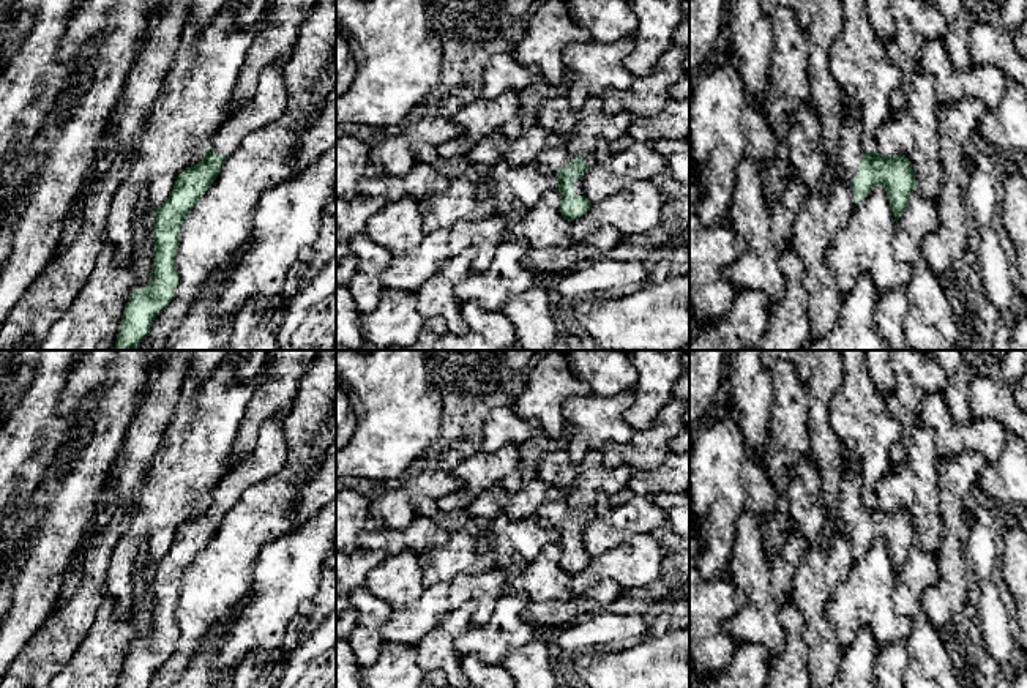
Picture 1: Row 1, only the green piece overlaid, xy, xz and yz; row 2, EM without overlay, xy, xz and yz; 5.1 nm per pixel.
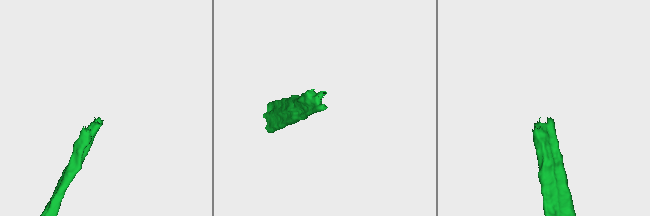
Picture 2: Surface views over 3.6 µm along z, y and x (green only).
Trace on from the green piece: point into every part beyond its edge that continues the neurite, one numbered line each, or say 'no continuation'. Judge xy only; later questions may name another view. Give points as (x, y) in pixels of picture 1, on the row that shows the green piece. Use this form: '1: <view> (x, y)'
1: xy (268, 101)

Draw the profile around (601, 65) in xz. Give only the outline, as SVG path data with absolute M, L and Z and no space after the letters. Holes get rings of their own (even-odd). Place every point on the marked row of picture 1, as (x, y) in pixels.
M631 36L612 43L573 43L563 47L562 62L566 69L576 73L579 80L590 84L598 92L623 92L636 79L623 65L633 49Z

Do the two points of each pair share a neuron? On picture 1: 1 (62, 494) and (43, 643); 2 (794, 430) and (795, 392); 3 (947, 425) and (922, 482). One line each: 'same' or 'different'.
1: different
2: same
3: different

